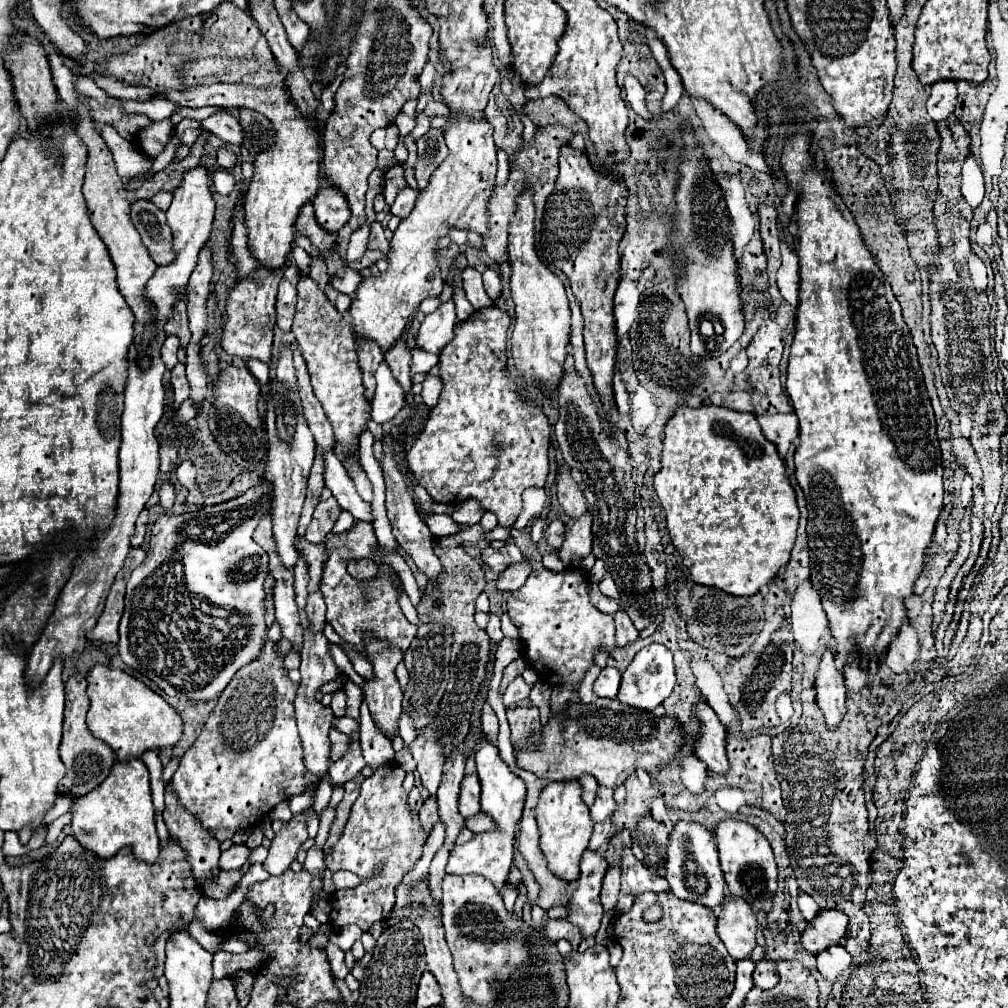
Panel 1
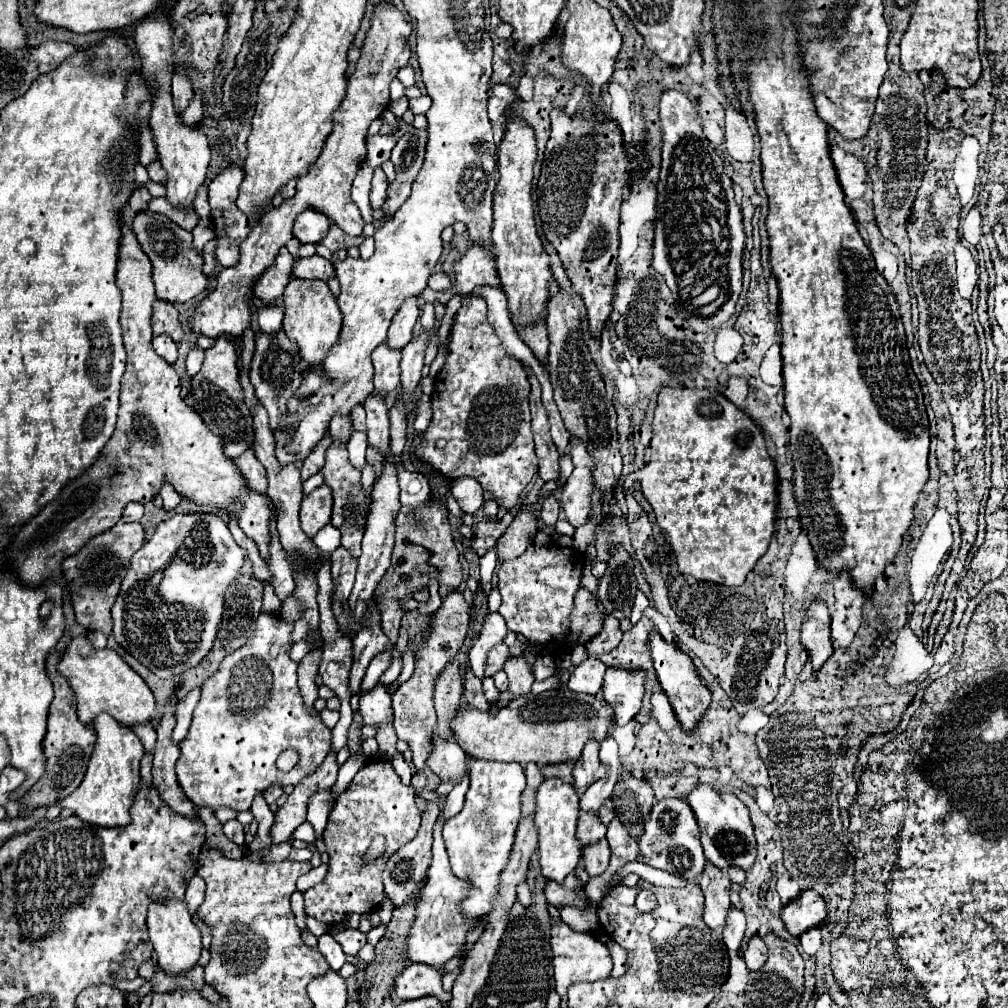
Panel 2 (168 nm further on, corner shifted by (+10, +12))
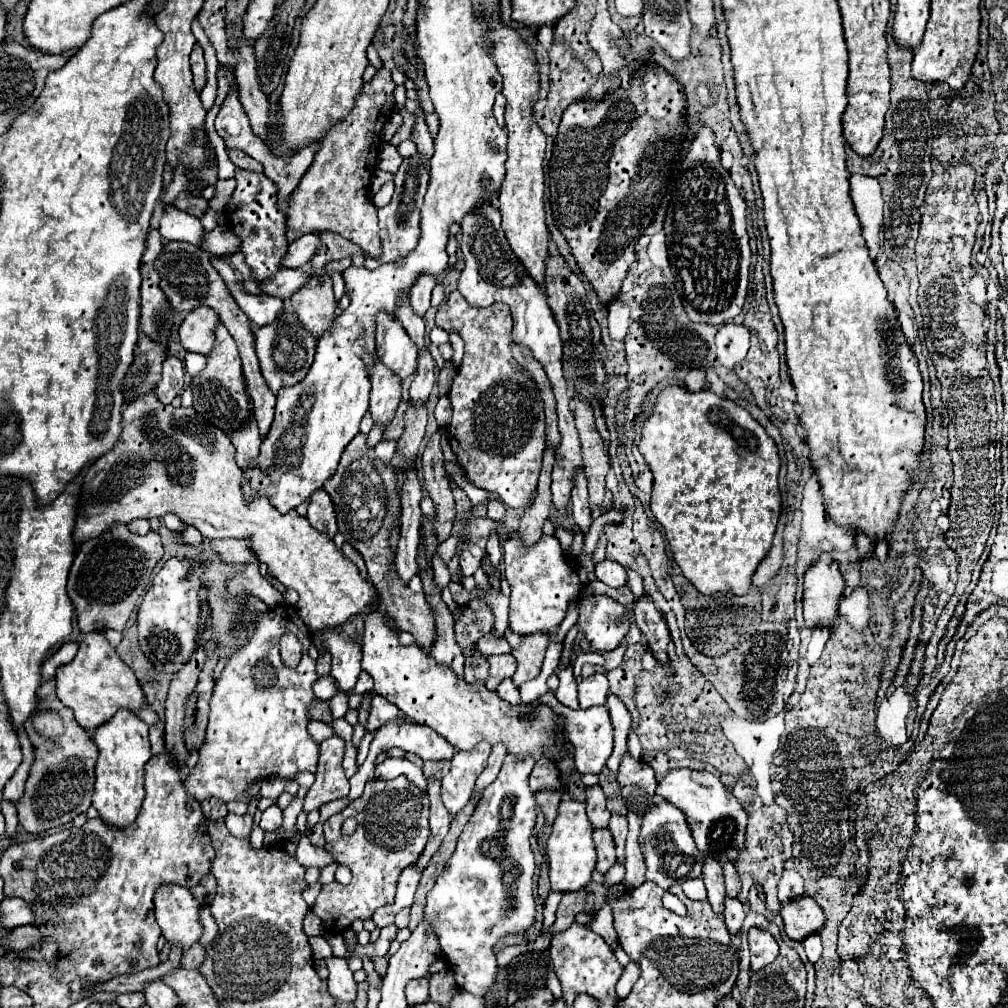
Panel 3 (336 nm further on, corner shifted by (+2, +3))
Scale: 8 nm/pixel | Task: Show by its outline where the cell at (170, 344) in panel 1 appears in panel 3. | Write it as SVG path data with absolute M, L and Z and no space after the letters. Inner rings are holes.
M166 355L162 365L162 379L156 385L156 393L162 403L172 403L172 399L184 387L184 363L176 355Z

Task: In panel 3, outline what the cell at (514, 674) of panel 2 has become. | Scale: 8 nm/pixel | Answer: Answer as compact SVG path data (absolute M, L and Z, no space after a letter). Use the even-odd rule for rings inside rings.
M532 635L532 637L524 637L522 645L518 649L512 649L512 655L518 661L518 669L512 677L514 685L520 687L526 681L532 681L540 675L540 667L542 667L542 659L544 659L544 651L548 647L550 637L544 635Z

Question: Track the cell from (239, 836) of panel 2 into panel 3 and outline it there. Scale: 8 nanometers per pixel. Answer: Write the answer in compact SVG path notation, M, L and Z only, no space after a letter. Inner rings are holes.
M228 813L224 819L228 831L238 839L248 839L252 833L252 815L232 815Z

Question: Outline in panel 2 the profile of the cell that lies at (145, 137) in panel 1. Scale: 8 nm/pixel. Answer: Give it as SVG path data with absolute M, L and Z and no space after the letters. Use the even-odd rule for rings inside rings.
M158 160L150 164L150 168L148 168L148 174L150 174L150 178L152 178L154 182L158 182L158 184L166 186L166 180L168 180L168 176L166 176L166 172L162 172L162 164L160 164Z

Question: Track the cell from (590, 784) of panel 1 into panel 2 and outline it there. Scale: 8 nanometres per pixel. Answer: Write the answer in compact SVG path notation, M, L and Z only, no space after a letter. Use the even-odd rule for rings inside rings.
M554 764L554 766L546 766L542 768L542 774L546 778L560 778L564 782L574 782L574 776L572 776L572 764Z

